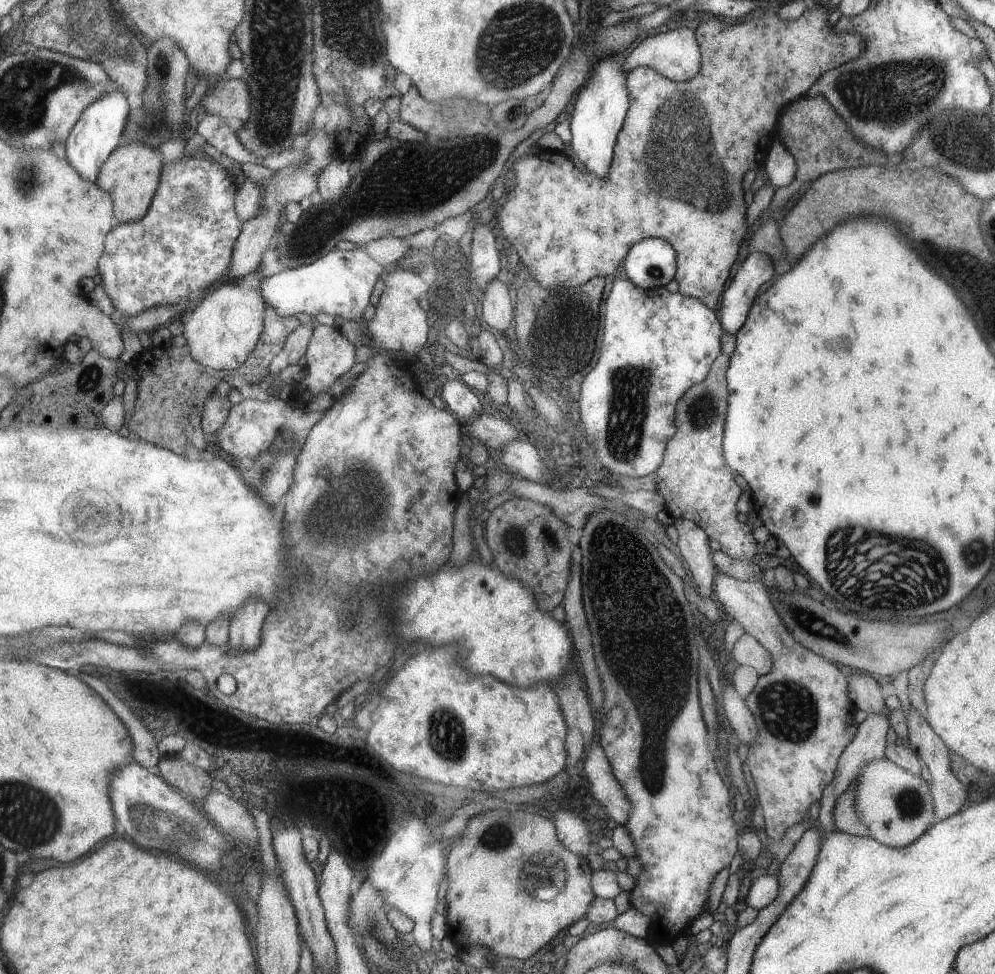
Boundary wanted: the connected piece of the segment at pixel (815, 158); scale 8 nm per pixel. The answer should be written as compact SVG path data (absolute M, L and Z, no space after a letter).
M824 95L800 97L788 106L784 106L784 116L780 116L778 122L778 139L796 159L797 171L795 180L786 186L786 190L784 187L775 189L776 196L774 202L770 204L772 210L782 208L794 192L802 190L802 184L815 182L819 176L830 171L868 165L892 168L887 165L888 156L884 151L869 147L855 138L848 122L840 116Z

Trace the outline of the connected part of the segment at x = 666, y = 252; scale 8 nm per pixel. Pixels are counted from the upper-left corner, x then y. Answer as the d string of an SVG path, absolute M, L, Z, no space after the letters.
M658 237L635 242L624 261L627 279L644 290L664 287L678 269L675 247Z

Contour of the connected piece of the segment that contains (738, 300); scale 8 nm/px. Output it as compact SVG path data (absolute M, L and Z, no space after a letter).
M753 252L736 272L736 278L723 292L720 322L724 332L735 335L746 322L758 290L775 274L772 258L764 252Z

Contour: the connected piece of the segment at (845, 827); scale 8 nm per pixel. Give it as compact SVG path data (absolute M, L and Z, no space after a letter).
M852 781L850 786L843 792L835 802L833 810L833 819L838 831L848 833L857 837L868 837L870 831L856 814L854 808L854 793L856 790L856 781Z

